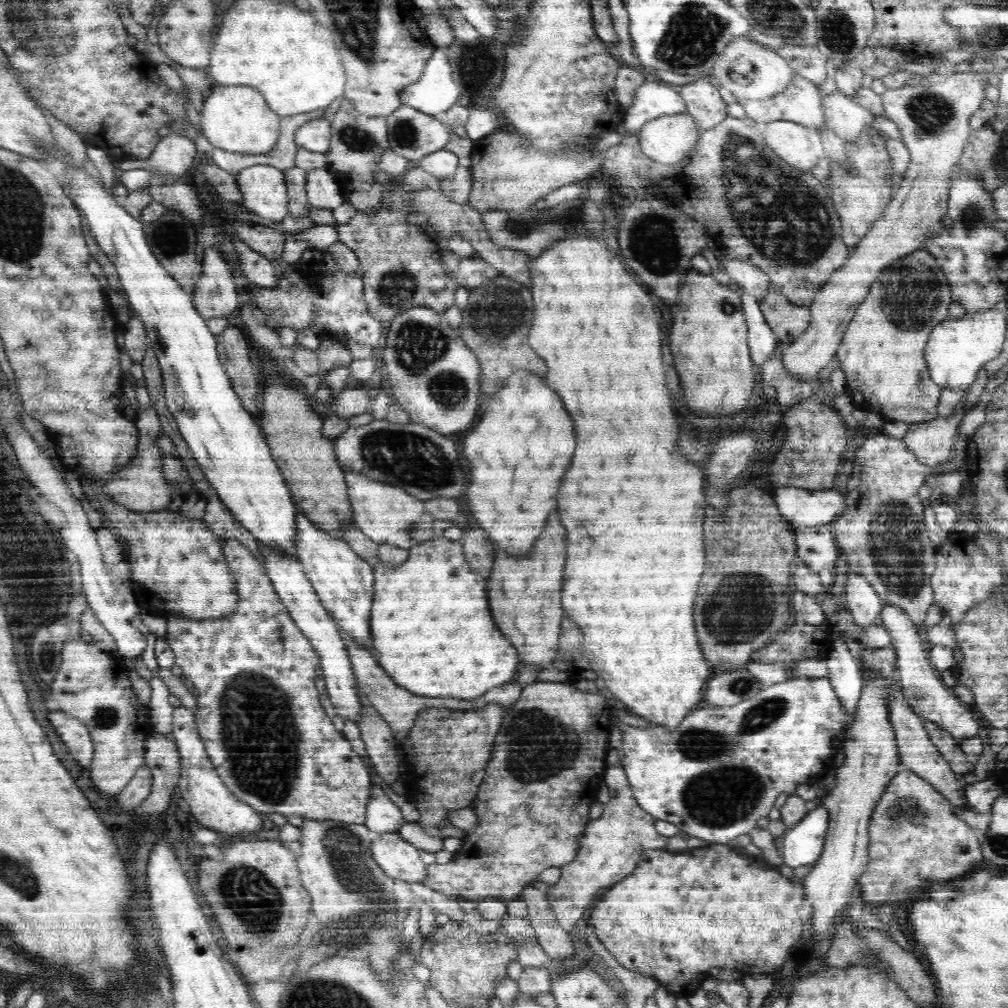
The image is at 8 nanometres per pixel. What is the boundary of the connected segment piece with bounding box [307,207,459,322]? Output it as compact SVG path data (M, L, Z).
M312 207L307 216L318 225L335 226L338 240L358 257L365 304L372 317L380 322L391 321L410 308L427 307L443 313L453 307L450 304L455 305L454 294L459 285L444 269L442 248L434 244L431 237L426 238L418 226L404 224L410 212L402 212L401 208L382 208L374 215L358 211L348 223L338 224L331 211Z

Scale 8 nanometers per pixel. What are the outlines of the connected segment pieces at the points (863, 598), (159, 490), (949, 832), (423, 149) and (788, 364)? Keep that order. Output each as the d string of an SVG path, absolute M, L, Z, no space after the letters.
M856 572L848 574L845 602L856 625L864 628L877 623L883 602L874 587Z
M142 408L137 413L134 423L138 429L139 438L136 454L129 460L128 466L122 467L121 471L106 479L104 491L109 493L118 505L124 505L126 509L134 510L136 513L162 511L164 506L170 504L172 494L162 472L162 458L160 458L162 450L158 450L154 442L154 438L162 434L161 419L153 408L148 410Z
M902 772L896 774L890 785L886 787L882 798L874 806L868 825L868 864L866 872L860 879L860 899L864 902L896 902L890 904L889 910L900 906L902 900L914 896L914 888L920 890L928 882L942 882L942 880L960 880L964 878L976 862L982 862L981 844L972 831L972 827L956 817L952 812L952 804L940 792L936 791L916 773Z
M456 103L448 110L445 110L442 116L438 116L437 120L434 116L422 112L420 109L401 105L396 111L385 117L389 148L400 157L418 162L435 151L444 149L450 142L451 129L465 126L471 111L467 106Z
M958 73L950 74L942 79L935 79L929 88L922 85L905 86L898 90L886 90L880 96L884 105L886 118L893 120L901 133L903 142L912 154L912 162L906 169L900 188L895 190L888 208L876 223L870 227L866 236L857 244L854 253L848 257L846 264L838 268L830 280L818 290L814 297L814 303L809 307L811 312L810 326L794 342L787 344L783 349L783 363L786 372L792 374L797 380L813 385L817 382L817 374L826 368L837 353L837 348L842 342L843 334L849 327L858 306L864 301L871 284L877 279L884 268L895 262L896 259L908 255L914 250L922 248L922 240L926 240L926 232L940 232L942 218L946 216L947 201L949 200L950 179L954 178L958 160L961 160L965 152L966 141L970 138L972 128L971 116L980 110L980 104L984 102L985 91L989 84L988 73Z

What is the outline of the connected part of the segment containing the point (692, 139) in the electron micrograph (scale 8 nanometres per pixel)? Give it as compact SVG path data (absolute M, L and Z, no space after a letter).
M666 114L648 120L640 129L639 146L656 163L674 165L690 154L700 134L692 114Z

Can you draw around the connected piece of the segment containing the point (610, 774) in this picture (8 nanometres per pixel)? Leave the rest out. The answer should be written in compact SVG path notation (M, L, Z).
M607 767L604 771L608 788L616 790L616 795L603 804L600 818L591 819L580 838L580 850L572 862L561 866L561 876L546 894L547 906L558 925L566 932L588 914L590 904L602 896L602 890L634 872L642 852L650 849L665 849L666 837L656 830L656 819L646 812L633 797L627 774L623 768Z

